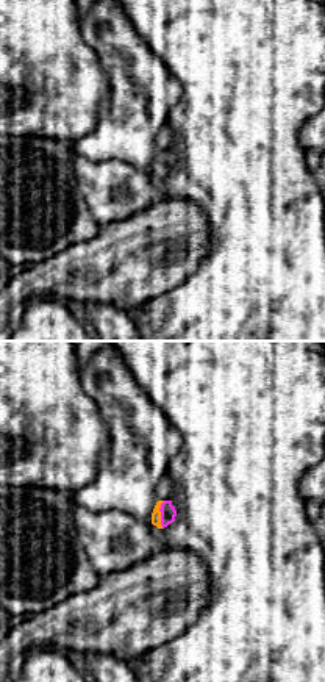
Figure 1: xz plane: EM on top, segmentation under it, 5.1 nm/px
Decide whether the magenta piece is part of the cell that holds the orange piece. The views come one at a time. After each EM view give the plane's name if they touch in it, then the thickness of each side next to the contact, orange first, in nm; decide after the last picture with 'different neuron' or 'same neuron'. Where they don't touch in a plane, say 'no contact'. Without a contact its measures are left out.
meets orange in xz; 50 nm thick on the orange side, 80 nm on the other

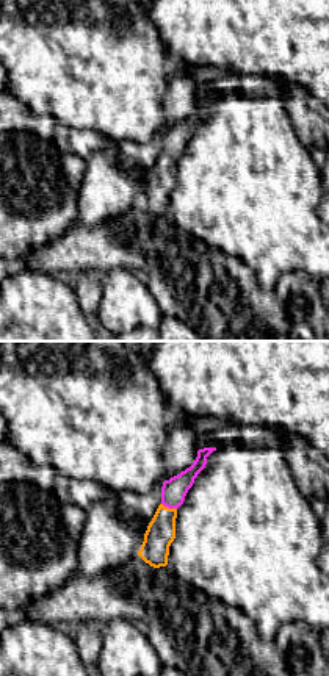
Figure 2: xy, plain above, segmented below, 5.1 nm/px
meets orange in xy; 150 nm thick on the orange side, 130 nm on the other

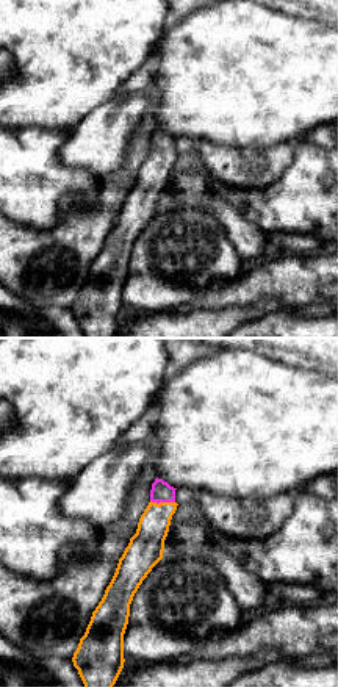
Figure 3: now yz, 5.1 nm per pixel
meets orange in yz; 180 nm thick on the orange side, 110 nm on the other

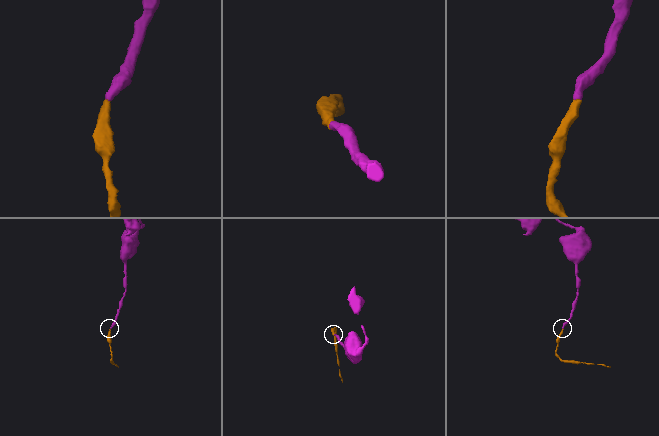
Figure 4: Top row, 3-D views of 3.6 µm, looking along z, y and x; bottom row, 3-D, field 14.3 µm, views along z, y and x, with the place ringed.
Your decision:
same neuron

